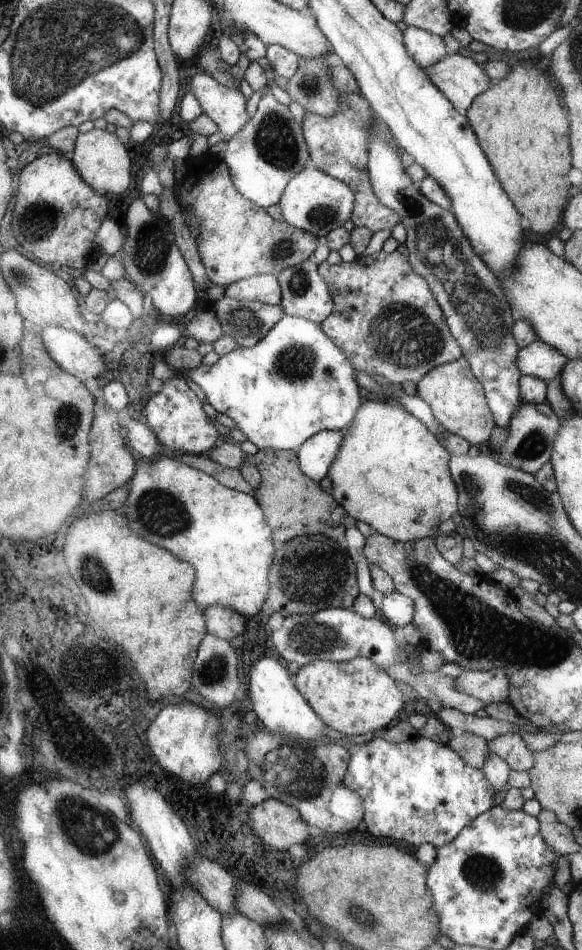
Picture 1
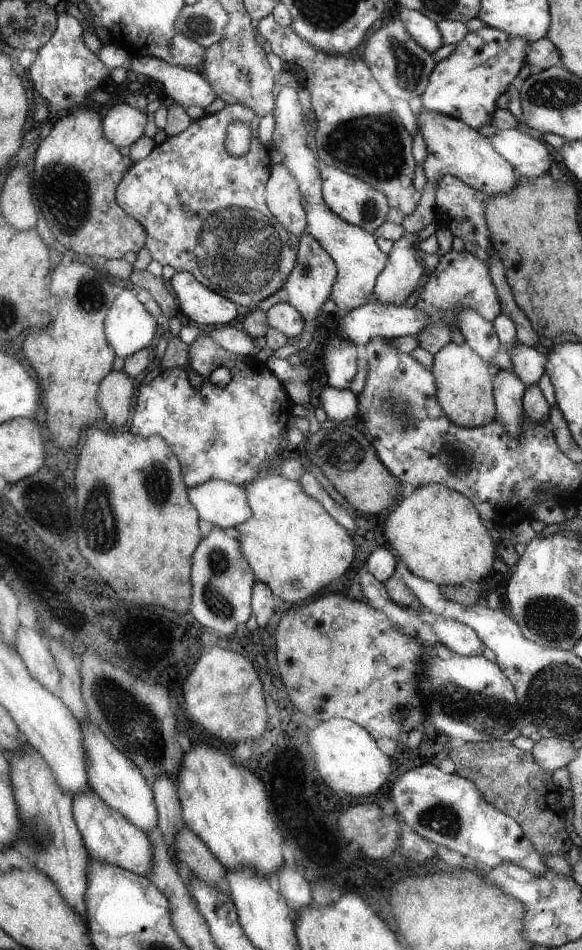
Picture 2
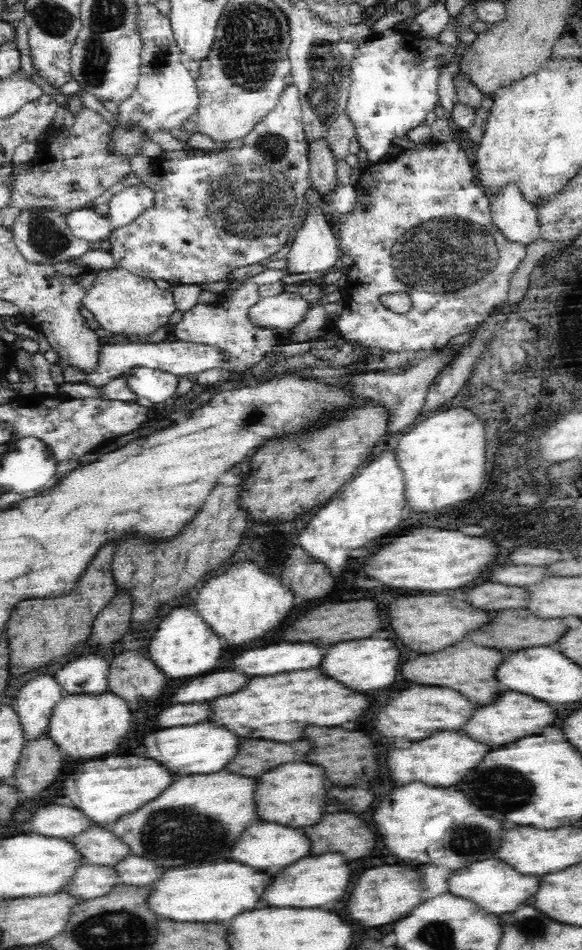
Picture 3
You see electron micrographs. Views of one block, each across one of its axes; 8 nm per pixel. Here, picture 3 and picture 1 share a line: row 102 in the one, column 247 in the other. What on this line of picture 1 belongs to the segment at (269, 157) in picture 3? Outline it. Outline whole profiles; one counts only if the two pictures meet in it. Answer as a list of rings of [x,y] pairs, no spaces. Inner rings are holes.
[[[254,275],[228,285],[224,294],[237,301],[260,301],[267,305],[280,305],[282,290],[274,275]]]

